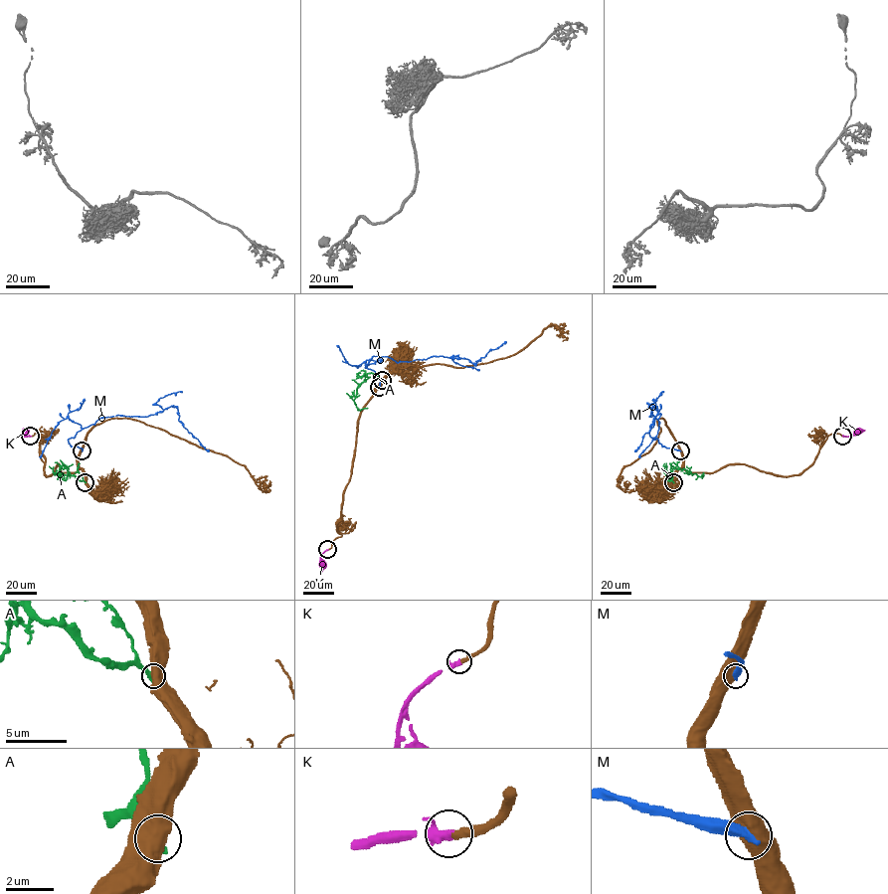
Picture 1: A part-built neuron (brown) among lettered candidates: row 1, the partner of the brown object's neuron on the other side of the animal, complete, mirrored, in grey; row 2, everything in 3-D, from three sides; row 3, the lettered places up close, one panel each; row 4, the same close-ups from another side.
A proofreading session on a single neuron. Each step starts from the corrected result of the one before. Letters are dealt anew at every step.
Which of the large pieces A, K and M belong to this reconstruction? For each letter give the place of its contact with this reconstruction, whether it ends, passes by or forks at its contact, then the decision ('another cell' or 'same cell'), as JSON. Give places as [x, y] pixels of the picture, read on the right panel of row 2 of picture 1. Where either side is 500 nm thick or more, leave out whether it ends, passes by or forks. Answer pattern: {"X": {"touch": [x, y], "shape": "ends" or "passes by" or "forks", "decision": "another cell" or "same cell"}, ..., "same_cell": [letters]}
{"A": {"touch": [673, 482], "decision": "another cell"}, "K": {"touch": [842, 436], "shape": "ends", "decision": "same cell"}, "M": {"touch": [680, 450], "decision": "another cell"}, "same_cell": ["K"]}

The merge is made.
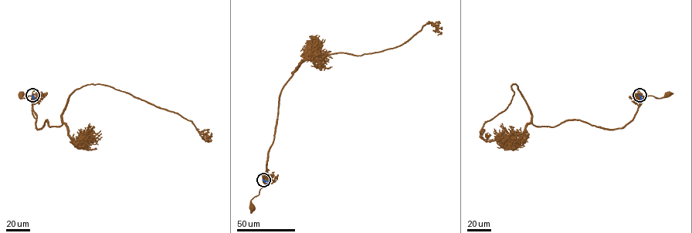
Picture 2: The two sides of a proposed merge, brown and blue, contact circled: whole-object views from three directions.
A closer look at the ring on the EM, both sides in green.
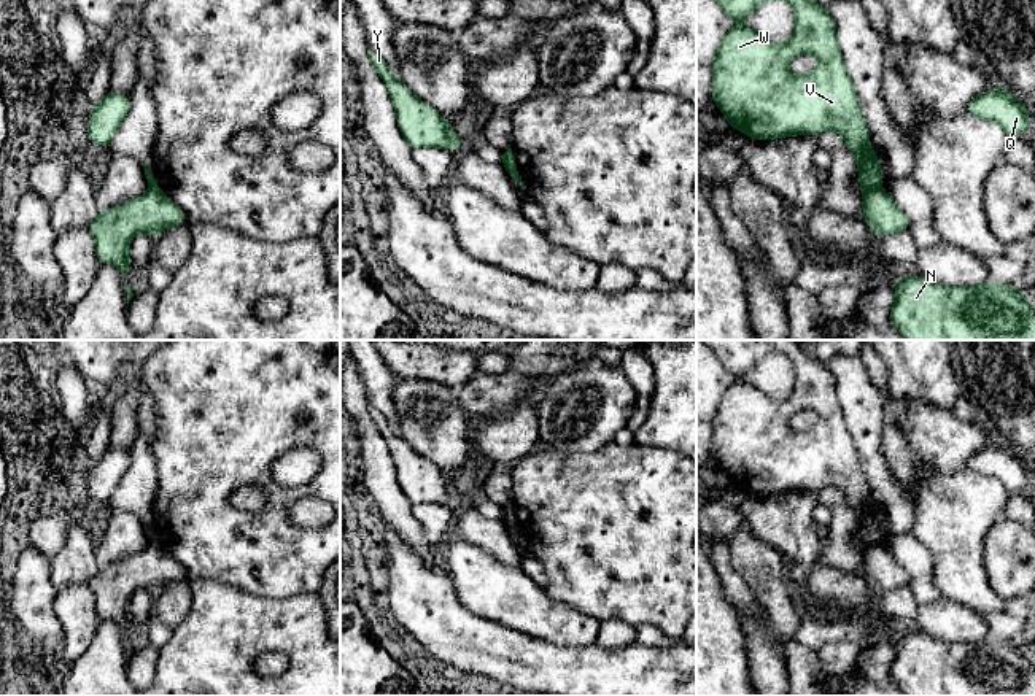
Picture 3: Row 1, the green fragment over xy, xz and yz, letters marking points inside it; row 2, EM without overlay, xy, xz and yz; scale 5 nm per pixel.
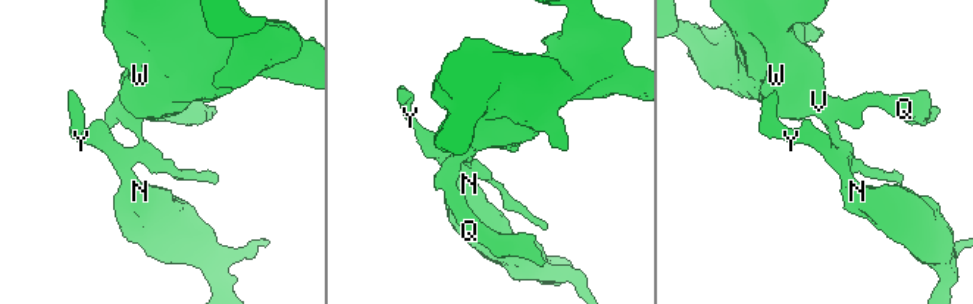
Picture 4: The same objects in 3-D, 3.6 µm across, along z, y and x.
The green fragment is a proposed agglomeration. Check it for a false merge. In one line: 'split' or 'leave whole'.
split

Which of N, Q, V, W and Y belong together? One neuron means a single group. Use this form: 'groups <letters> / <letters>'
groups N Y / Q V W

